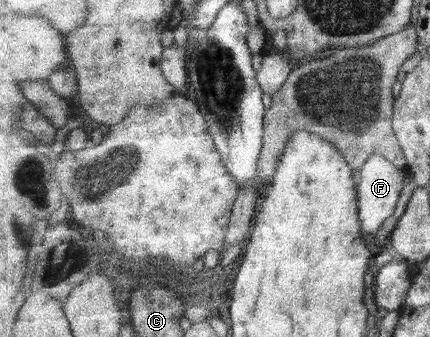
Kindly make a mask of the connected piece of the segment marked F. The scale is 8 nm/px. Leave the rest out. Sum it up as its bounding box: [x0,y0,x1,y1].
[357,154,406,235]

